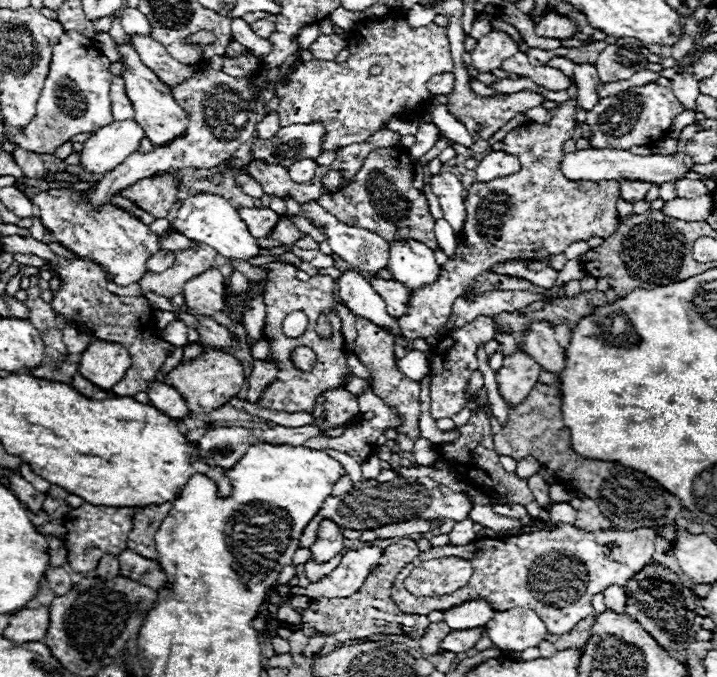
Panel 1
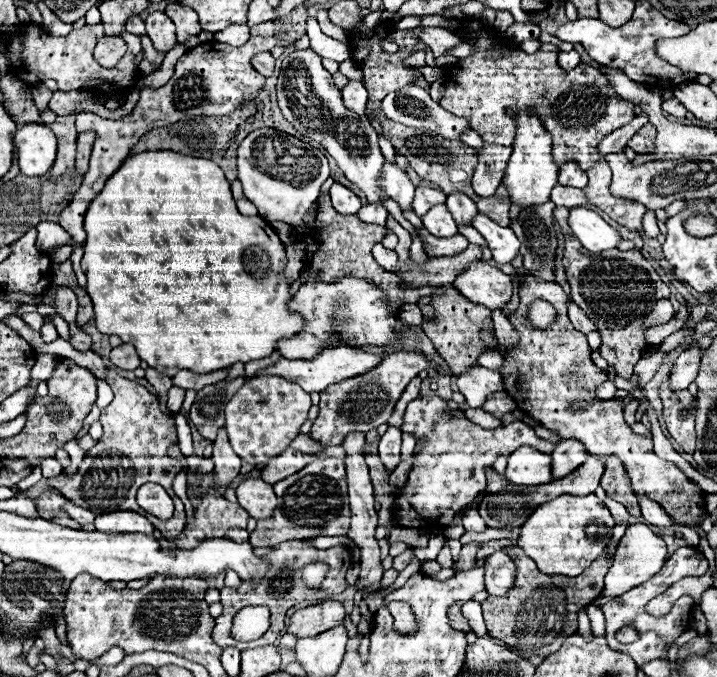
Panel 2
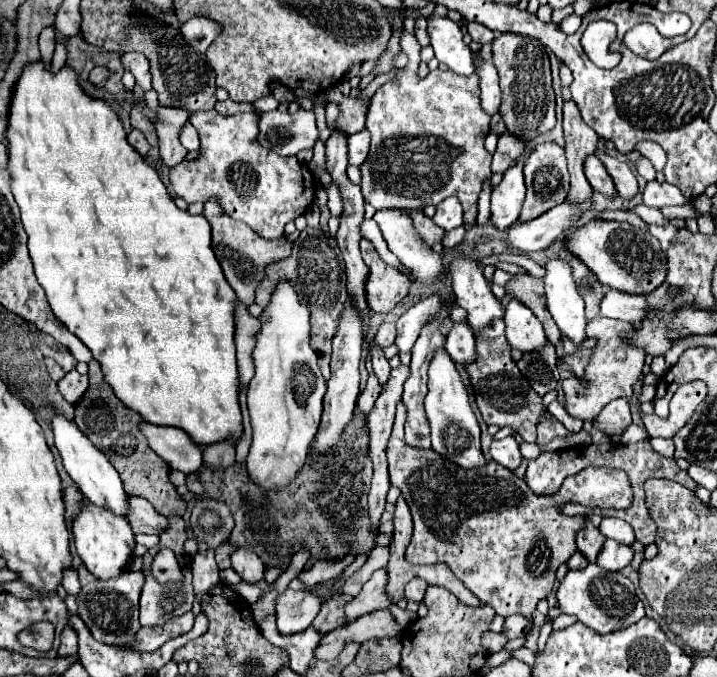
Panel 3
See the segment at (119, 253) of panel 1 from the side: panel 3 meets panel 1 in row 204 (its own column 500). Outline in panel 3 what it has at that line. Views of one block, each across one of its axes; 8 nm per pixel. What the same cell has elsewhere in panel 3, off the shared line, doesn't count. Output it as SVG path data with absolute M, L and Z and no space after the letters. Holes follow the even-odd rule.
M500 34L494 40L492 54L494 54L492 62L500 76L500 90L502 90L500 114L504 118L506 130L528 144L536 136L556 126L554 90L552 90L550 60L548 60L546 48L538 40L528 38L528 36Z

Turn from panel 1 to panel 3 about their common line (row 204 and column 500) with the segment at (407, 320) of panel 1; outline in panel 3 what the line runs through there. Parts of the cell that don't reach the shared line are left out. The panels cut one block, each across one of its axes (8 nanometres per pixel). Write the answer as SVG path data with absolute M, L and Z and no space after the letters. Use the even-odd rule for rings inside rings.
M400 400L398 412L394 420L394 430L388 442L388 468L390 468L390 484L402 490L406 504L410 506L414 520L414 534L406 548L406 560L410 564L436 564L444 562L450 570L466 584L466 588L482 602L496 610L498 616L522 614L532 618L536 604L546 598L556 580L556 570L560 564L568 562L576 552L576 532L582 528L582 516L564 516L560 506L566 502L576 502L590 507L626 509L632 502L632 486L630 478L624 470L618 468L586 468L564 480L562 488L546 498L534 494L522 478L514 472L498 466L496 462L488 462L484 466L476 466L472 470L464 470L454 466L448 458L442 458L438 452L412 448L404 442L404 420L406 406Z

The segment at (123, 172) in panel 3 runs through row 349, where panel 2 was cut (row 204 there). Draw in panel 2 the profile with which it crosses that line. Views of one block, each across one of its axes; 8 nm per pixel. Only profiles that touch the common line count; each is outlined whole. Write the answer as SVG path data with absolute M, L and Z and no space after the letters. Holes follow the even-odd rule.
M150 150L150 152L128 156L122 162L122 166L114 172L114 176L106 180L102 192L98 192L98 196L90 202L84 214L84 230L86 230L86 244L84 244L82 268L88 278L86 292L94 302L98 330L108 336L112 334L120 336L122 342L126 344L134 344L138 350L138 356L144 362L148 362L150 368L156 368L164 376L174 376L180 370L194 370L198 374L208 374L210 370L230 368L236 362L246 364L250 360L266 358L276 350L278 338L290 338L290 334L304 328L302 316L288 310L290 286L282 274L286 252L282 248L282 242L278 240L278 234L264 218L260 216L248 218L236 210L230 194L230 184L224 178L222 168L206 158L174 154L170 150Z

